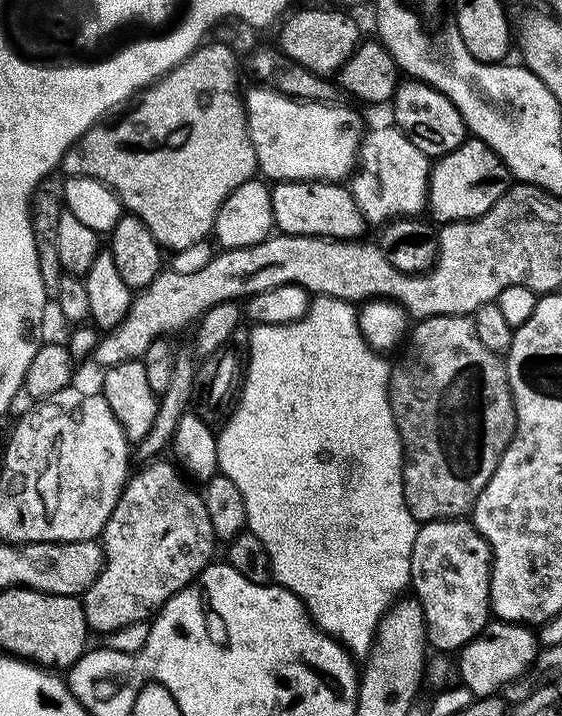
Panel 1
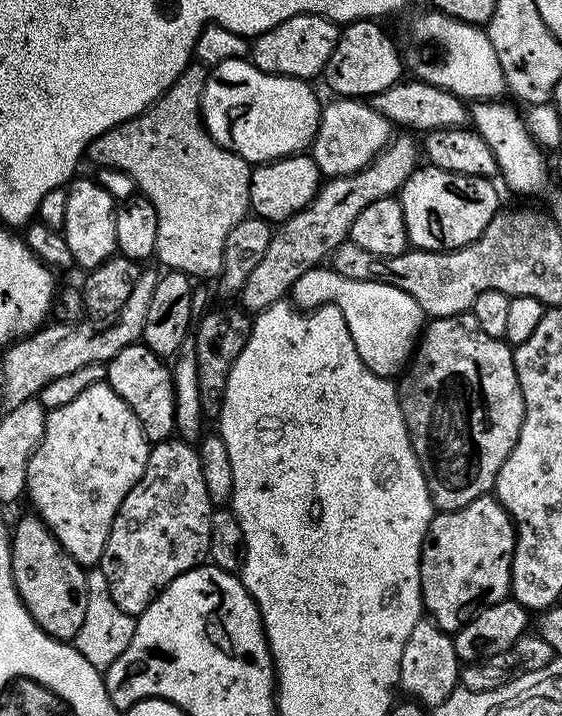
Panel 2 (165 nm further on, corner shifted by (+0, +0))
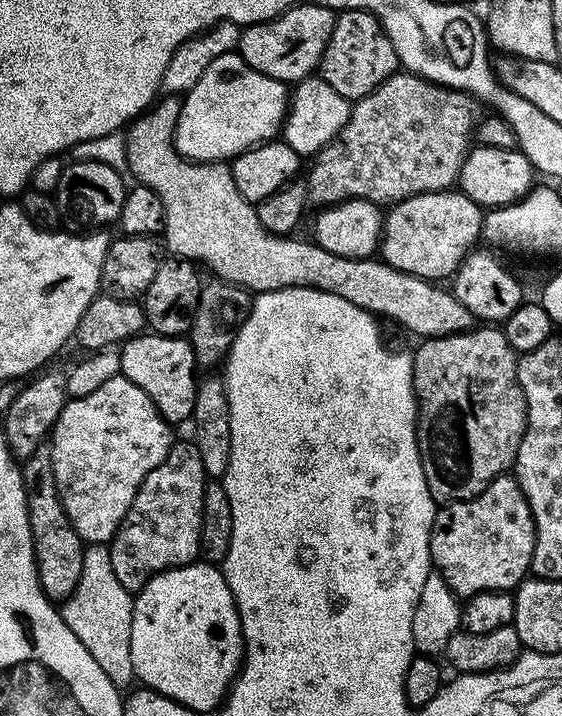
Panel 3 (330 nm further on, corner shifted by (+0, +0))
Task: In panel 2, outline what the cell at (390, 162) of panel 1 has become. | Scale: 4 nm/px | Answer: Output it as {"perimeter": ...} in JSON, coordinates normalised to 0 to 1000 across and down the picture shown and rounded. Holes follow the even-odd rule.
{"perimeter":[[[598,137],[593,145],[578,144],[569,159],[569,175],[562,191],[555,194],[552,216],[566,232],[571,247],[621,246],[637,237],[655,233],[685,207],[701,190],[701,175],[694,172],[673,154],[665,154],[660,144],[641,137]]]}

